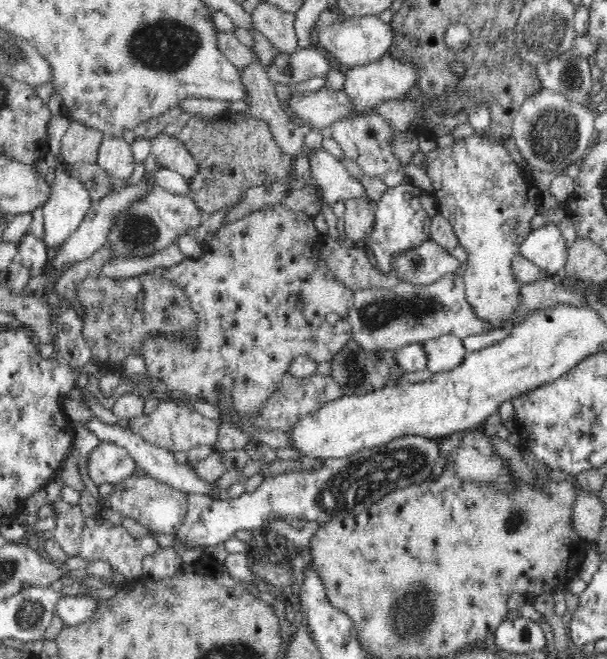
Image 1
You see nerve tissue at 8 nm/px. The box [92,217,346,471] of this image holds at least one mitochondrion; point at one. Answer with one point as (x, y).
(115, 300)

